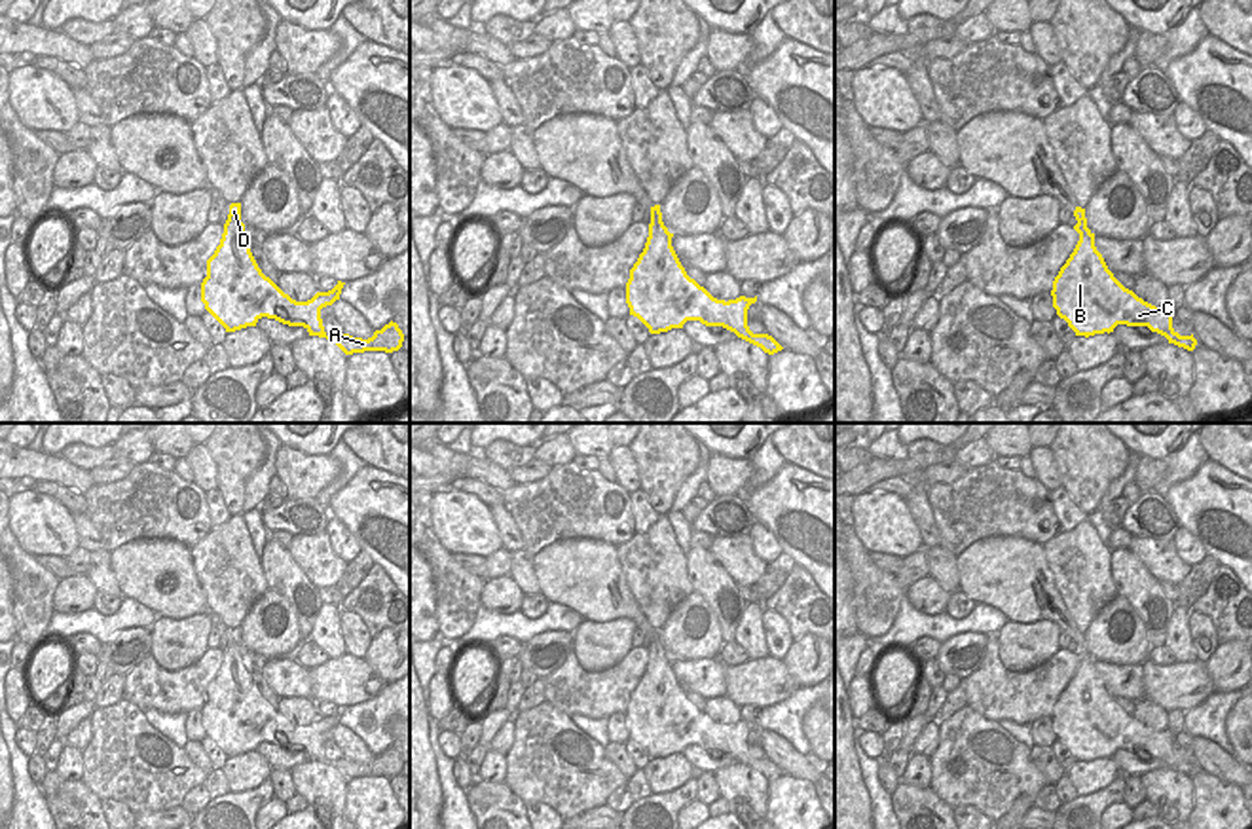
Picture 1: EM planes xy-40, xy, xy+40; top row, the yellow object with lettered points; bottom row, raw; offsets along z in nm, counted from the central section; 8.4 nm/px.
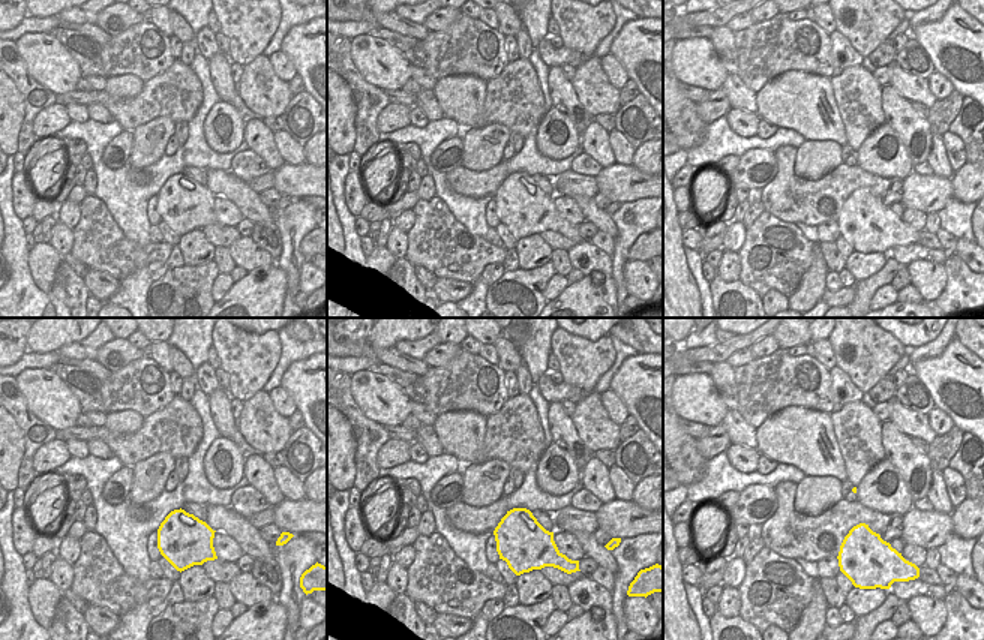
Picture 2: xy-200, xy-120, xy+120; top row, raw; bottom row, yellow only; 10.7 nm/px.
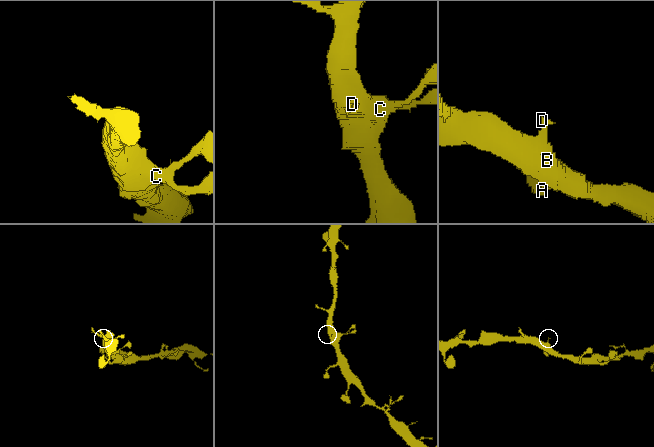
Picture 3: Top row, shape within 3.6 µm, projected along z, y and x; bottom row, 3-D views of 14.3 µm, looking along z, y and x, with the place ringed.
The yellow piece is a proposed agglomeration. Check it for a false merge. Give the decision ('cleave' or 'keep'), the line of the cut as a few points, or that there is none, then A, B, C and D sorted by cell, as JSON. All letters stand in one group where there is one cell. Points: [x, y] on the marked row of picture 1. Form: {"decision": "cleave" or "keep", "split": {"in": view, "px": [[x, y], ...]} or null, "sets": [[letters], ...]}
{"decision": "keep", "split": null, "sets": [["A", "B", "C", "D"]]}

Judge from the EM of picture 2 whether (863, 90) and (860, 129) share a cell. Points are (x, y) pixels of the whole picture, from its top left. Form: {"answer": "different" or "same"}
{"answer": "same"}

